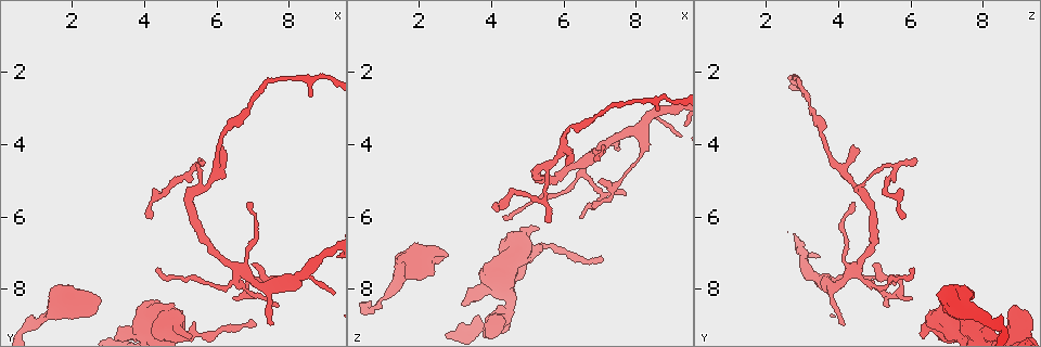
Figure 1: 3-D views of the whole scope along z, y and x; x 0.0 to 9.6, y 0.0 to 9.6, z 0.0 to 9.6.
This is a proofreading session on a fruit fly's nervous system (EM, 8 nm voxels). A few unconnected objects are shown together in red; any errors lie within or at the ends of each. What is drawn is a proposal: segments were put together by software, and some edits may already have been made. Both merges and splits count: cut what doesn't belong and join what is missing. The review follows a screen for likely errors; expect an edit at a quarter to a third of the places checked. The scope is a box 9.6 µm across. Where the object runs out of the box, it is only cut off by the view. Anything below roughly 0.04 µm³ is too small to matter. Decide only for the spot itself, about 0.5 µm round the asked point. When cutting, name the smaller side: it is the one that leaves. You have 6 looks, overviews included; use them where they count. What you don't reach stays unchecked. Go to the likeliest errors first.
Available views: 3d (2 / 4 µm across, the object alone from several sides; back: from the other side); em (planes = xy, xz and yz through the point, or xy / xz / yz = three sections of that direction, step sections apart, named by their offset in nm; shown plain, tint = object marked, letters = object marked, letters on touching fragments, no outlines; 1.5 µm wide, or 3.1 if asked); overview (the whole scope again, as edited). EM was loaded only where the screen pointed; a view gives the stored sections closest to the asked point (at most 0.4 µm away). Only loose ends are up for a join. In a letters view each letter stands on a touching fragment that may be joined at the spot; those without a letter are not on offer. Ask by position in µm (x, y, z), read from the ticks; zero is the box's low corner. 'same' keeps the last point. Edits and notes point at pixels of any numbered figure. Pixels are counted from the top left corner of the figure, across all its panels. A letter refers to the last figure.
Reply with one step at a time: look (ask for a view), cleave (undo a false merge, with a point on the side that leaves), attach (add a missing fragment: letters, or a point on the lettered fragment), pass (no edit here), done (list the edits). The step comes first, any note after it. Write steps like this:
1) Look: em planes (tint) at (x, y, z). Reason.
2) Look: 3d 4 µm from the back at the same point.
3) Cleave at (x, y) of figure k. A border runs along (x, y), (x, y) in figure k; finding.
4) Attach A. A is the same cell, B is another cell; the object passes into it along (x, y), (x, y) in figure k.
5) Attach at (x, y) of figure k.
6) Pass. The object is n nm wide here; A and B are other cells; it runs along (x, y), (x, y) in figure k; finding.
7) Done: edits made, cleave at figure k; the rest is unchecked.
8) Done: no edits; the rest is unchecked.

Look: 3d 2 µm at (5.60, 4.40, 6.15). Thin end.

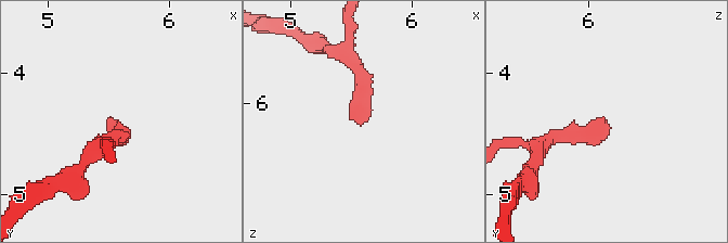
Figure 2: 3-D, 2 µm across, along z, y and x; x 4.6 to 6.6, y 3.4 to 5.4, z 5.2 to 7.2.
Look: em planes (letters) at (5.52, 4.44, 6.16).

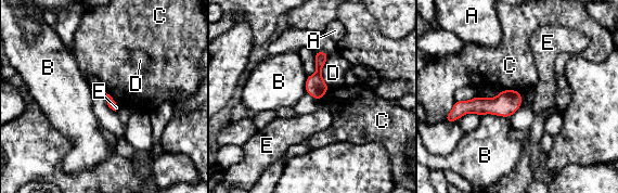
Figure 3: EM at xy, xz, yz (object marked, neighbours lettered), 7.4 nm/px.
Pass. A, B, C, D and E are other cells; a border runs along (501, 90), (516, 90), (522, 95) in figure 3; none of them fits.

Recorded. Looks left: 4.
Look: 3d 2 µm from the back at (8.60, 2.65, 3.05). An open end.

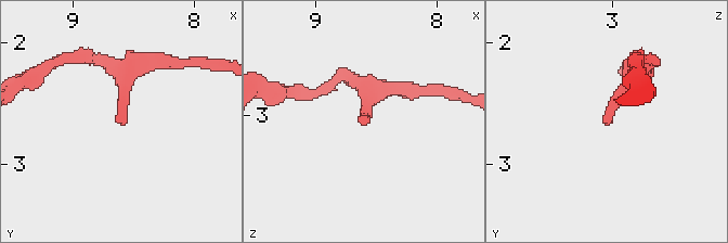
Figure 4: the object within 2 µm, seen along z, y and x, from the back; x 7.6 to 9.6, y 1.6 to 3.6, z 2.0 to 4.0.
Look: em xz step 8 (tint) at (8.62, 2.68, 3.04).

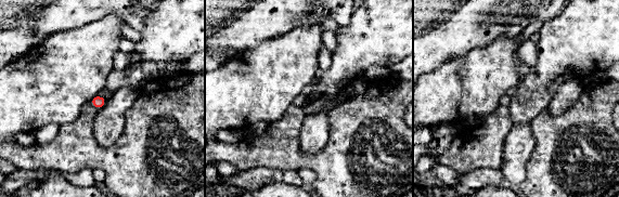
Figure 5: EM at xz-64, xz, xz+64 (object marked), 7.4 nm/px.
Look: em planes (letters) at the same point.

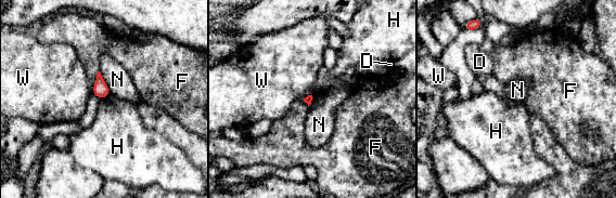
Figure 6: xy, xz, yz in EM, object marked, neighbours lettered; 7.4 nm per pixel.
Pass. D, F, H, N and W are other cells; a border runs along (315, 94), (315, 97), (308, 105) in figure 6; none of them fits.

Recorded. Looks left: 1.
Done: no edits; the rest is unchecked.

